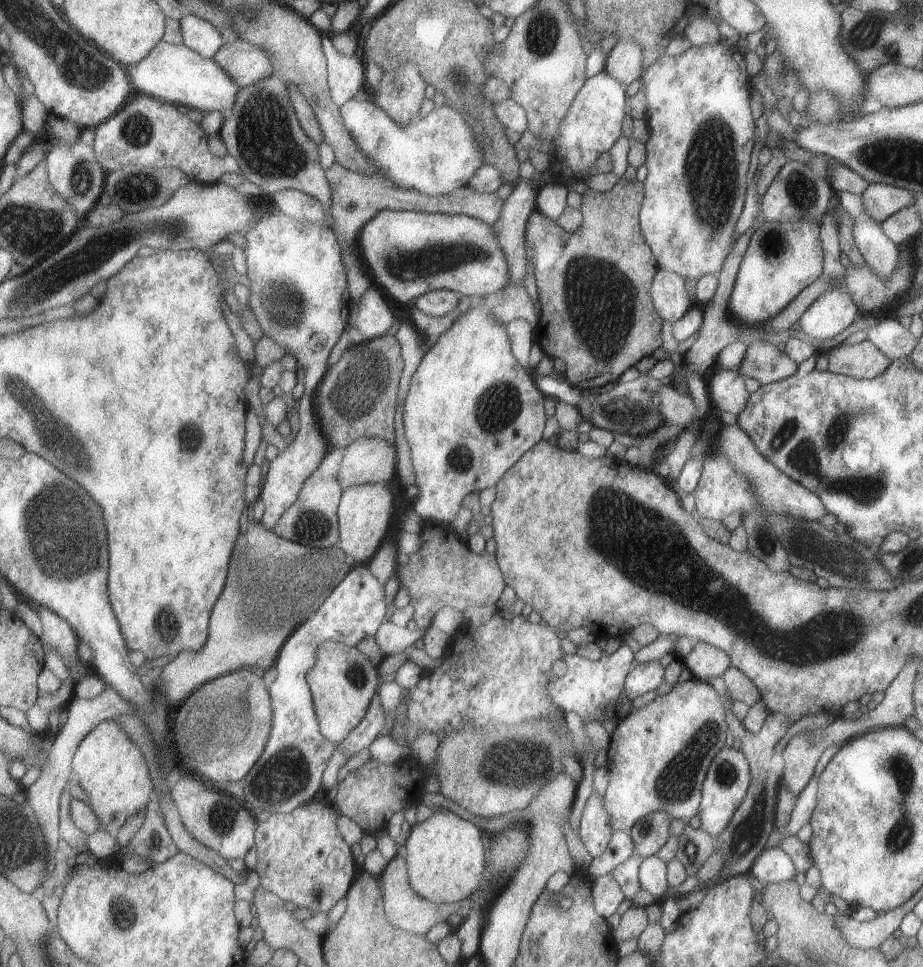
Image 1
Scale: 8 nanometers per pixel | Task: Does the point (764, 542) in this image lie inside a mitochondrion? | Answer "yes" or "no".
yes

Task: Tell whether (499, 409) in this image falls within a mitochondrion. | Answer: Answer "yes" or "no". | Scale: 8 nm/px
yes

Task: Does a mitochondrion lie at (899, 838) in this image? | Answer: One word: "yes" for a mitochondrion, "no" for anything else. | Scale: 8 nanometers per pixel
yes

